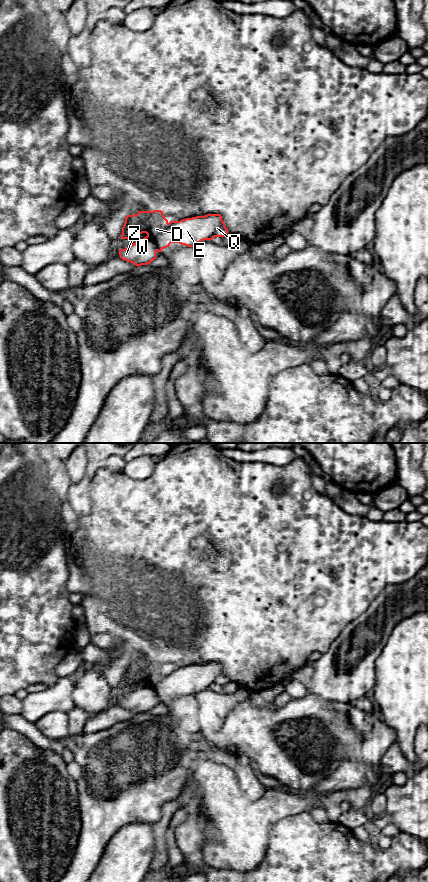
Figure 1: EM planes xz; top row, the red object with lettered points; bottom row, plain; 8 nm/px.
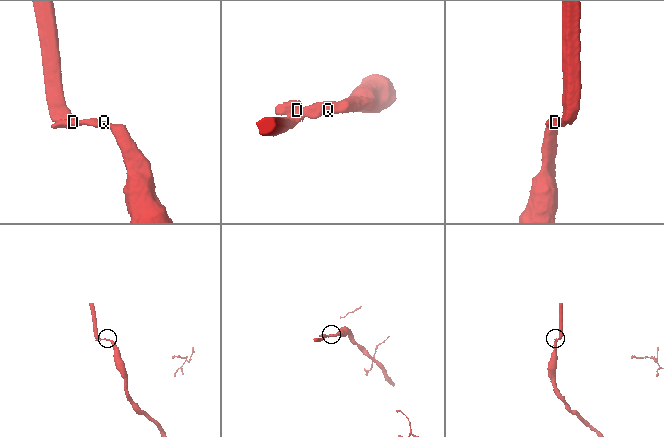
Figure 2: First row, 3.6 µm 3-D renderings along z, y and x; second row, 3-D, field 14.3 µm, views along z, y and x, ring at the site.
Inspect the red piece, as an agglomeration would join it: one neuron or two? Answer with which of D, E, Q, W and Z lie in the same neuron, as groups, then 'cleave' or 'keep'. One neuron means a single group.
D E Q W Z | keep

